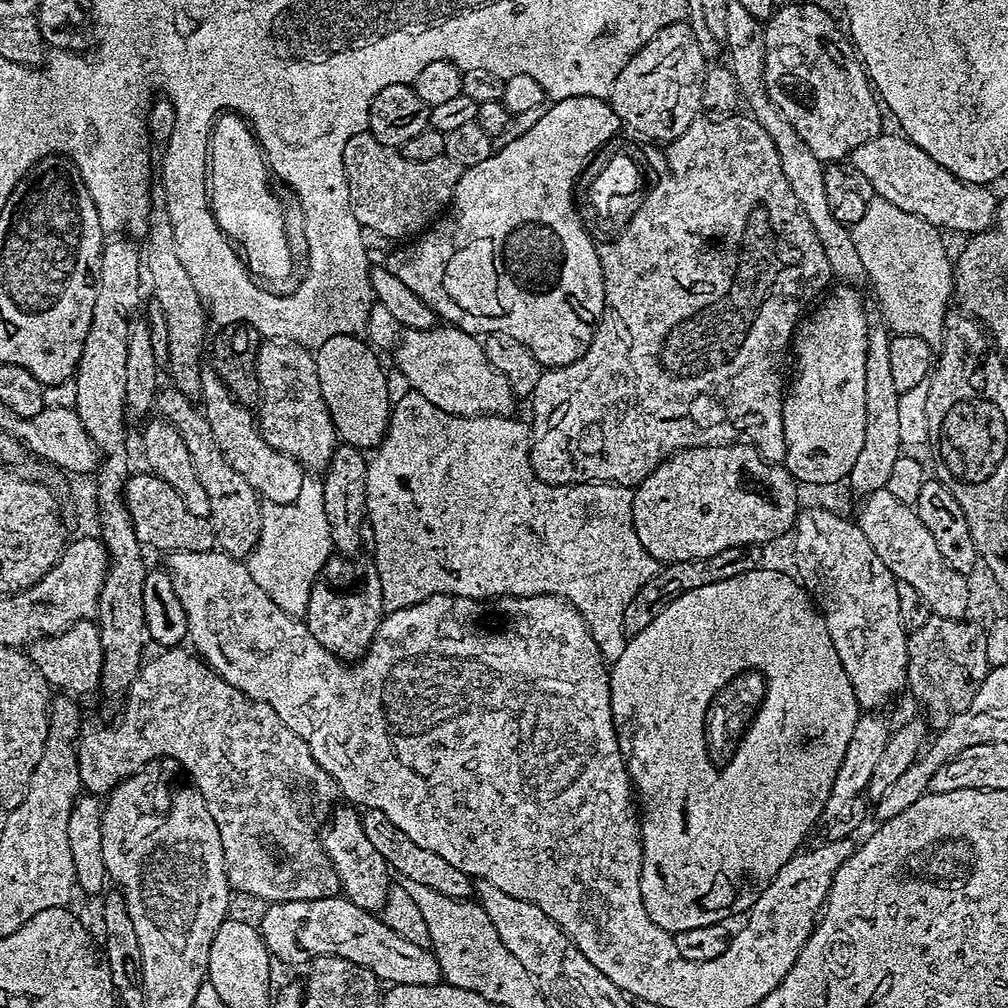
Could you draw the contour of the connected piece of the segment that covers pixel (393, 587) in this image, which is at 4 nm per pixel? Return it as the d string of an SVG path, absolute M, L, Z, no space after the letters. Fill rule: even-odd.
M408 390L405 396L392 405L388 432L384 441L371 453L366 474L366 517L370 540L376 543L374 563L382 582L382 598L388 612L414 606L431 596L465 596L471 600L493 601L501 596L563 596L575 606L593 633L624 631L626 606L630 598L650 582L658 571L658 561L638 542L632 521L633 489L620 484L547 484L534 474L530 462L532 425L510 416L455 416L438 410L434 402L426 402L422 394Z

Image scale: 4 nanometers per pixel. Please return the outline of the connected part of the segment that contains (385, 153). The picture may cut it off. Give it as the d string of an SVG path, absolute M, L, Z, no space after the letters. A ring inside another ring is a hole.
M367 130L354 134L354 138L346 142L344 169L348 179L350 206L354 218L358 218L361 229L369 233L377 232L388 240L396 240L392 242L421 235L452 204L452 195L458 186L462 171L458 162L450 162L450 158L443 155L434 158L431 162L410 162L410 158L402 158L399 148L382 146L382 142L378 142L378 138L374 138Z

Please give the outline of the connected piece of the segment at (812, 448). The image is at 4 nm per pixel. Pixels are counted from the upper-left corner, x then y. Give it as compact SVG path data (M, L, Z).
M835 287L831 289L831 292L833 291L832 296L825 295L823 299L811 309L810 315L807 318L801 319L796 329L796 335L794 337L796 377L794 377L793 380L791 377L790 383L787 385L784 405L782 406L782 426L786 434L786 450L788 451L782 463L784 467L787 468L788 473L801 485L836 484L839 480L840 483L847 481L850 470L854 470L854 462L858 462L858 454L862 451L862 442L866 438L866 350L868 349L870 323L868 324L868 316L864 313L864 304L860 301L860 296L854 289L834 288Z

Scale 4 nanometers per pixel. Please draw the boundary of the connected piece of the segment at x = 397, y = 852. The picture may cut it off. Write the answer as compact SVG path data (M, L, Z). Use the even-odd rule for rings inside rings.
M369 808L363 813L362 819L366 838L370 838L374 850L382 854L389 869L397 877L405 876L413 882L419 882L421 886L430 886L430 890L438 890L438 894L446 894L455 900L468 900L473 895L474 881L471 876L462 874L458 866L450 866L446 858L417 846L407 834L402 834L402 830L398 830L398 826L394 826L394 822L390 822L390 818L386 818L386 814L382 814L382 810Z

